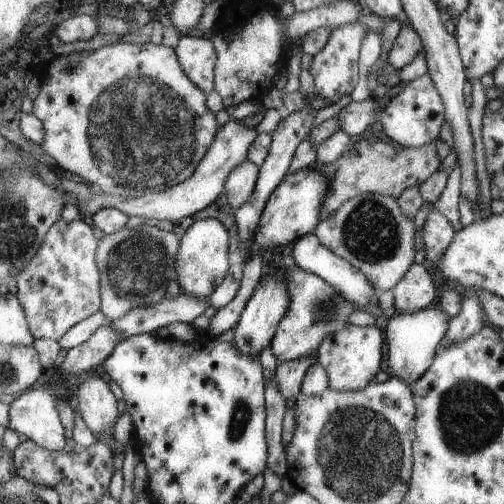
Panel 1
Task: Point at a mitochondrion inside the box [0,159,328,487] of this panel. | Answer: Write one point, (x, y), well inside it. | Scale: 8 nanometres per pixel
(136, 267)

